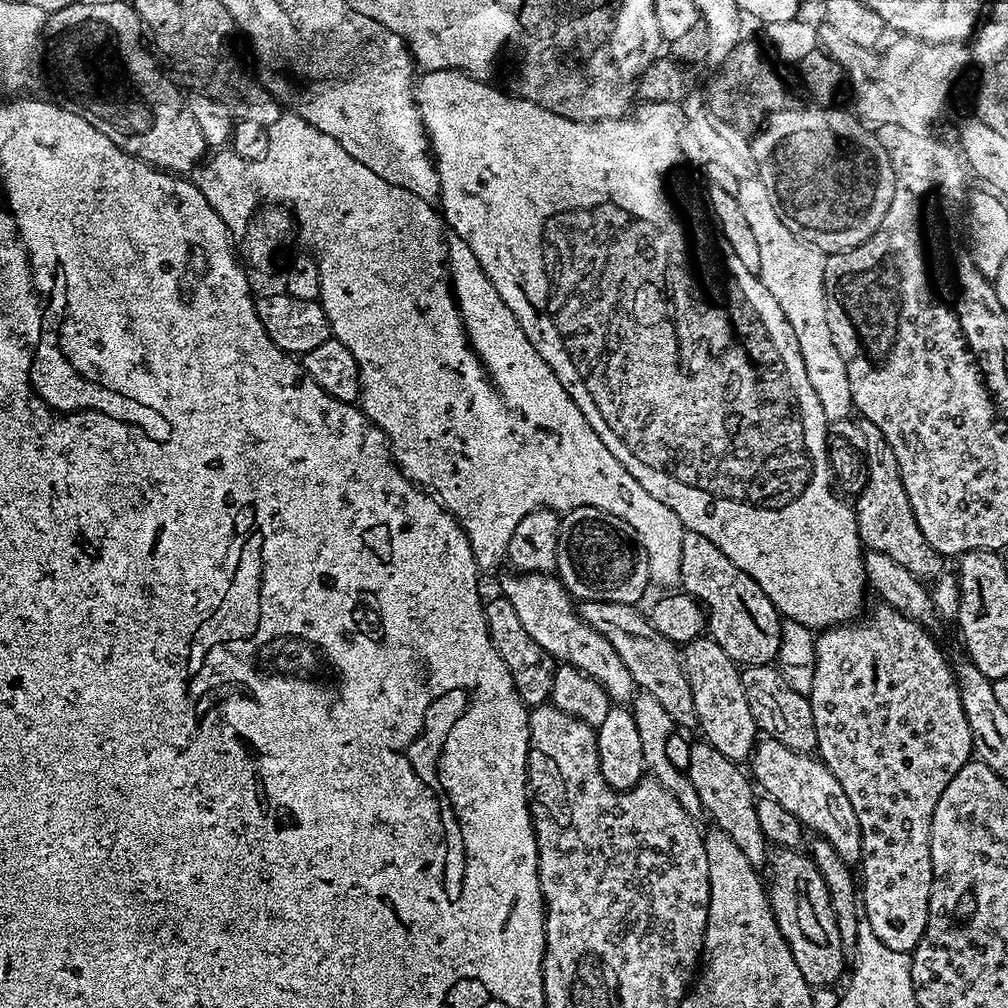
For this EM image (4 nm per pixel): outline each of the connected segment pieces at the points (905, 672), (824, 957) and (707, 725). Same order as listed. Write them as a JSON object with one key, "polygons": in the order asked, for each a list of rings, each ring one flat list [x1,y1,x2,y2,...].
{"polygons":[[[879,606,869,614,868,620,845,622,821,631,815,637,816,665,814,666,814,682,810,699,814,726,816,727,816,752,824,765,842,782,842,790,846,790,846,798,850,798,850,806,854,806,854,814,858,814,858,826,862,830,862,846,858,868,864,871,862,876,862,916,866,921,867,931,873,932,876,939,881,940,886,948,898,950,902,954,915,952,924,937,928,925,928,907,930,906,930,890,932,889,932,859,930,858,930,834,932,833,932,815,934,806,938,806,938,798,942,798,942,790,950,786,950,778,962,770,962,766,973,759,972,731,970,722,966,722,966,710,962,710,960,688,956,684,953,665,948,665,942,649,936,640,924,629,923,623,909,620,903,613,891,606]],[[792,848,773,851,770,856,772,884,767,885,768,901,774,918,802,970,802,978,813,986,832,984,844,972,846,957,842,950,842,938,838,938,838,922,834,916,830,894,822,874,816,868,811,855,796,852]],[[711,638,688,642,682,652,682,667,694,698,696,724,704,731,703,739,726,758,747,761,758,743,758,729,754,714,750,714,746,690,740,681,741,669]]]}

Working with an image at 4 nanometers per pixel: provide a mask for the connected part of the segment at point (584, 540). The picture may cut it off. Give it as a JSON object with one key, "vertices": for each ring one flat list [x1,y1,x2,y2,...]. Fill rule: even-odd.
{"vertices":[[578,506,560,516,555,575,564,584,569,595,577,601,597,600,639,605,644,591,650,588,648,558,640,551,640,543,636,541,630,526,626,526,622,518,594,506]]}

